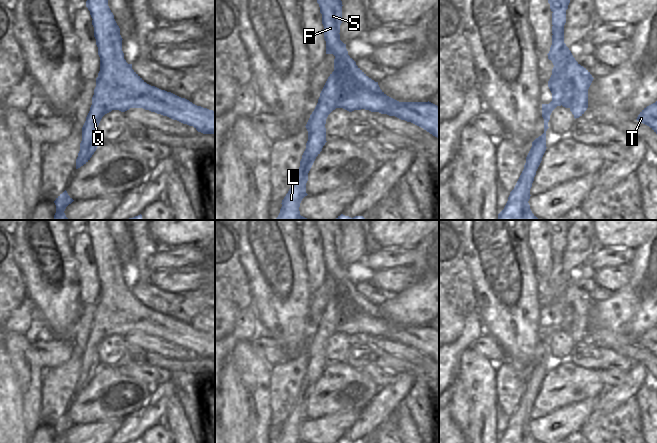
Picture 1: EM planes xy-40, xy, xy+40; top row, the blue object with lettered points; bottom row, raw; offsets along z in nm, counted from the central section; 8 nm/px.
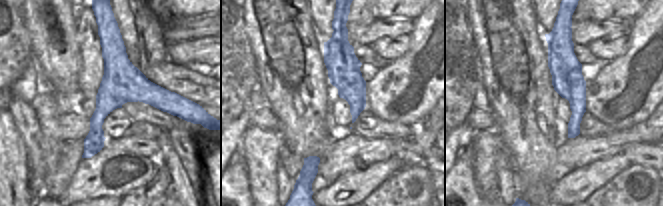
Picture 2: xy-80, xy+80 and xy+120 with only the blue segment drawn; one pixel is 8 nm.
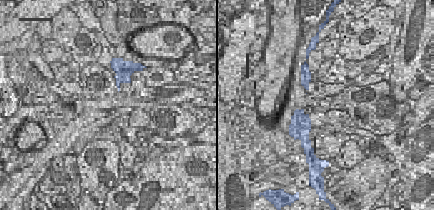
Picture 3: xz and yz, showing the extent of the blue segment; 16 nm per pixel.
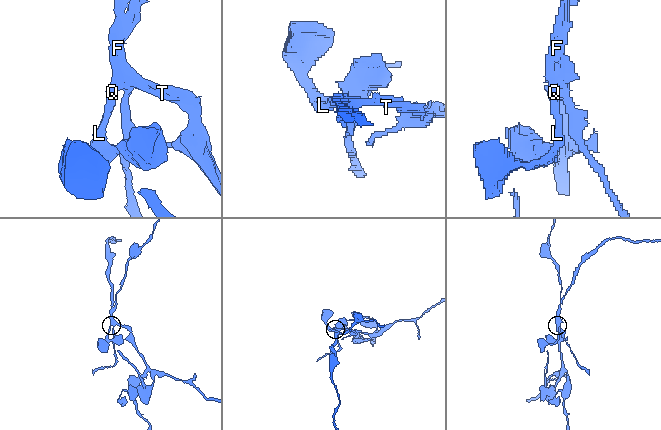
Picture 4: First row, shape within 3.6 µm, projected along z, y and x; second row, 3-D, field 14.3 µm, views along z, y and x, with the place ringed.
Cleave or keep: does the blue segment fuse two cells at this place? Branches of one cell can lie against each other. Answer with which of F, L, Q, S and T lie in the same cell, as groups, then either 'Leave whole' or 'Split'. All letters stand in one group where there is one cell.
Groups: F L Q T / S. Split.

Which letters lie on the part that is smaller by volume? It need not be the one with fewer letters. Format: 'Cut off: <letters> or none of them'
Cut off: S

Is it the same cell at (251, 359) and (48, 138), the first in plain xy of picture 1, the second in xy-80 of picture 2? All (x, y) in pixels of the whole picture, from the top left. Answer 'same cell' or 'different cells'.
different cells

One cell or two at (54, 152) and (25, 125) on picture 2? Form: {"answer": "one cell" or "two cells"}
{"answer": "two cells"}

